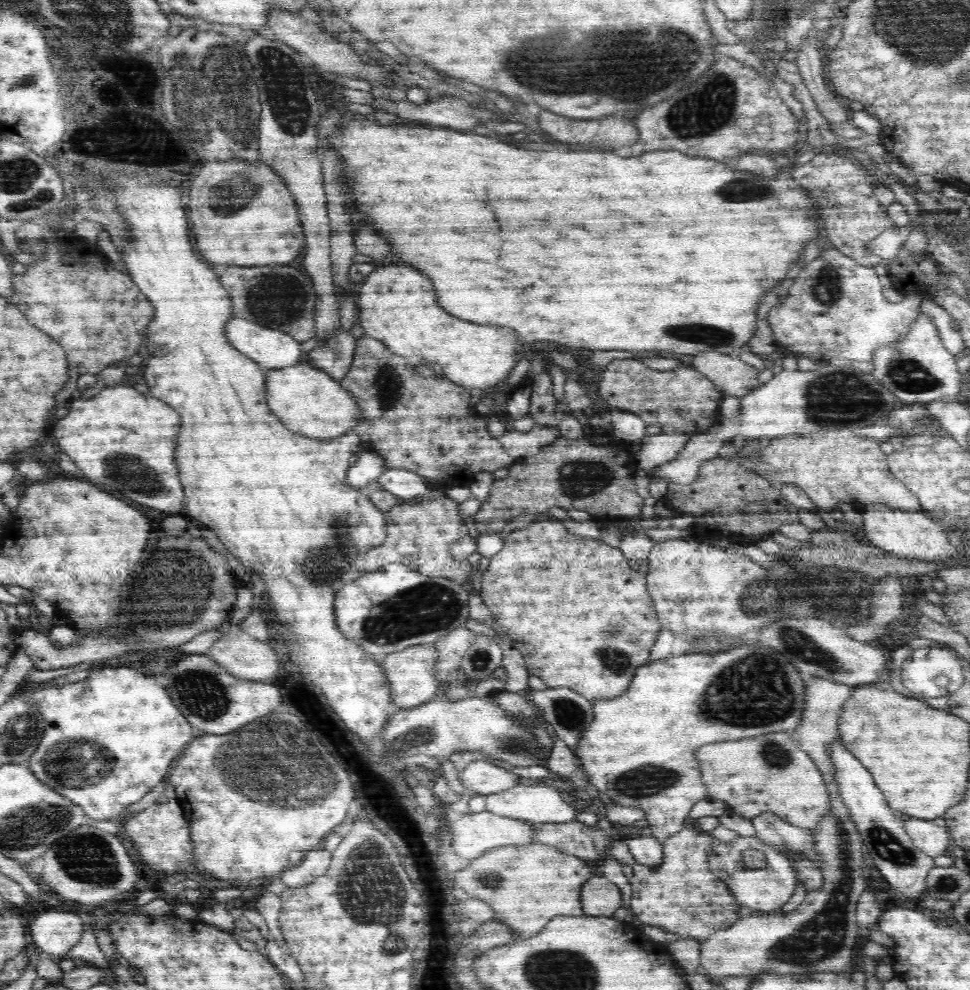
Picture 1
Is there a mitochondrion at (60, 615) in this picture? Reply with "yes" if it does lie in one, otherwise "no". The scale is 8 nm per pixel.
no

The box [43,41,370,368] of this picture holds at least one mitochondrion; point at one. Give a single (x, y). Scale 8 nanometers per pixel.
(279, 75)

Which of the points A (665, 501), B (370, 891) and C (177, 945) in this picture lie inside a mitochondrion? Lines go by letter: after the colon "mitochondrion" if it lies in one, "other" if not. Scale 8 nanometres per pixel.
A: other
B: mitochondrion
C: other

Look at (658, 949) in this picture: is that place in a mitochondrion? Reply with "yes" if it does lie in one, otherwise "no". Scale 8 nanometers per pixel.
no

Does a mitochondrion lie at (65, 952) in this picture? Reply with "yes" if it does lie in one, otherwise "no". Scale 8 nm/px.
no

